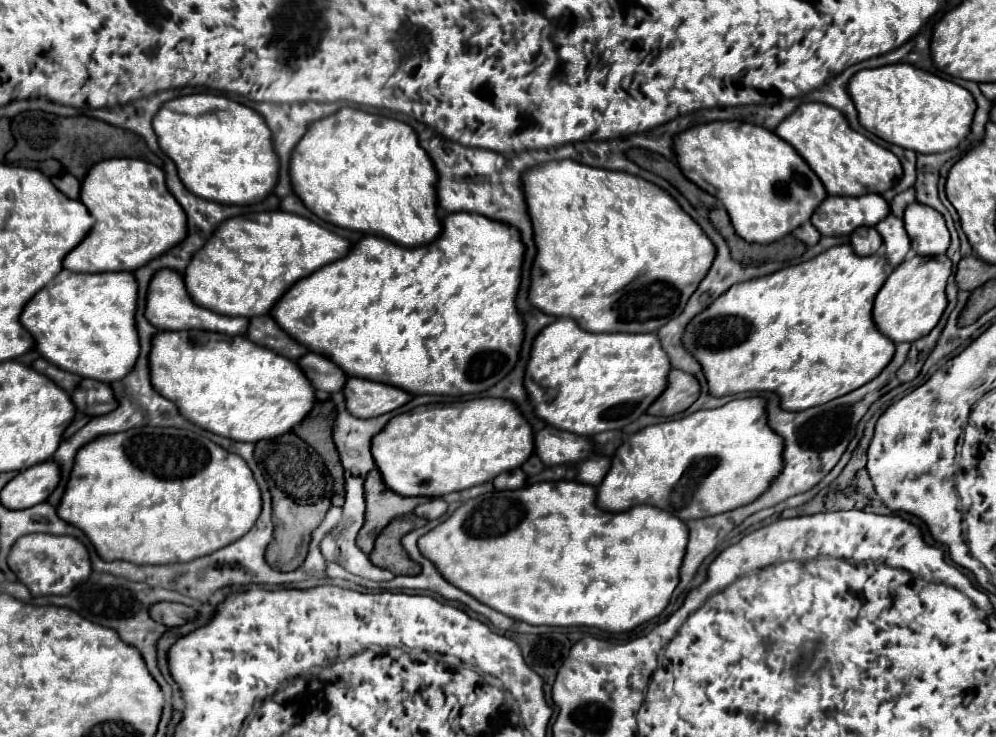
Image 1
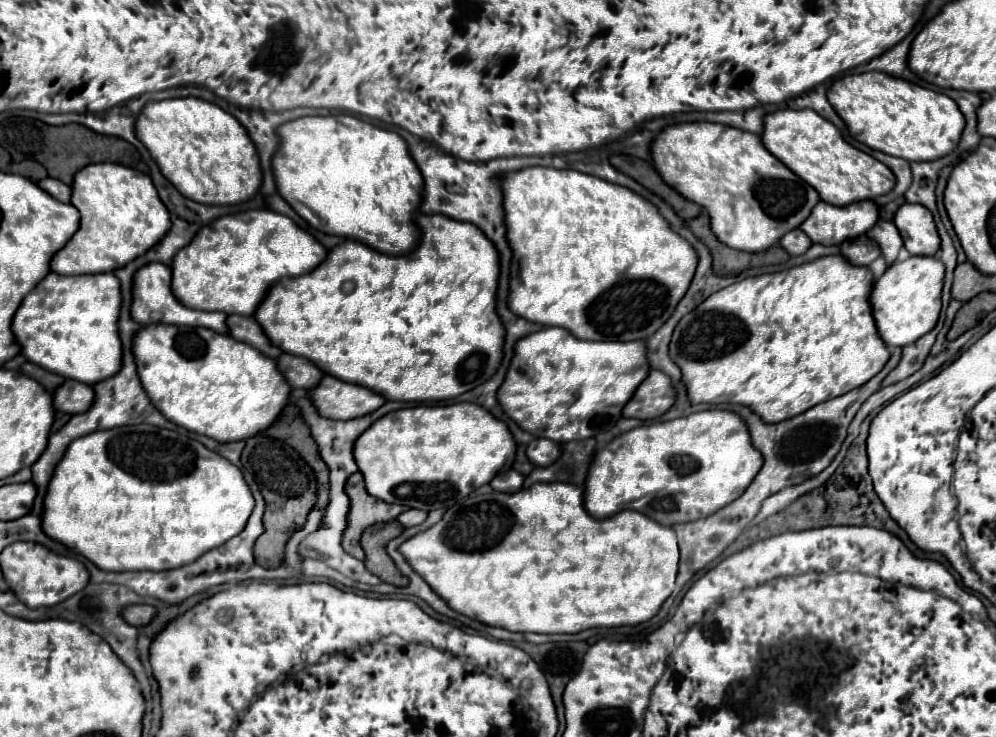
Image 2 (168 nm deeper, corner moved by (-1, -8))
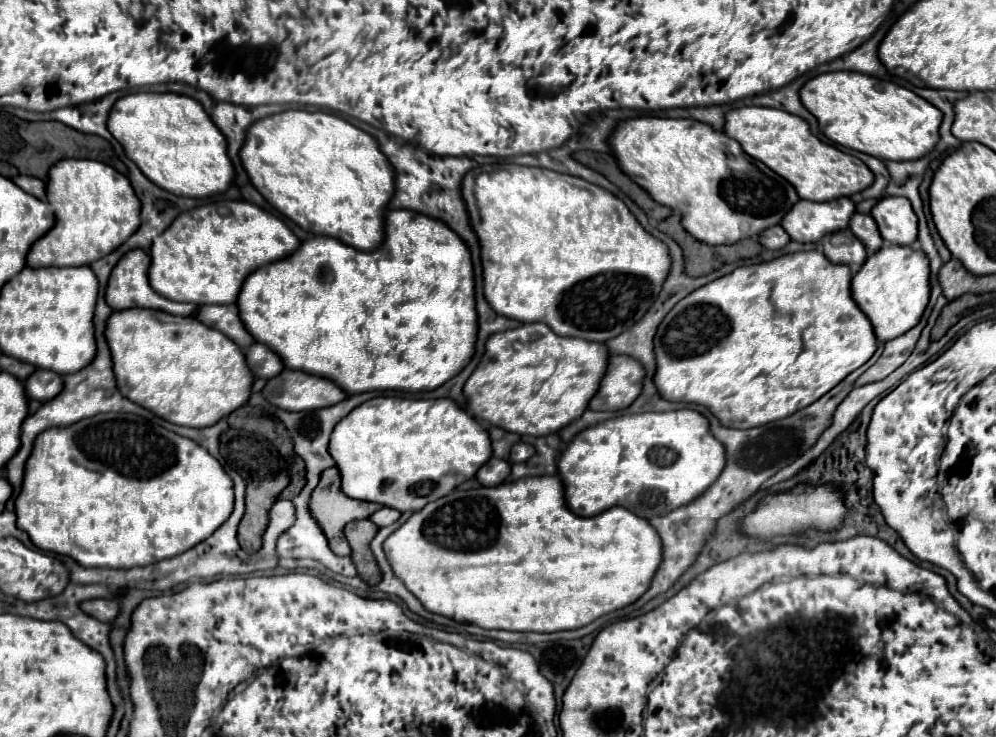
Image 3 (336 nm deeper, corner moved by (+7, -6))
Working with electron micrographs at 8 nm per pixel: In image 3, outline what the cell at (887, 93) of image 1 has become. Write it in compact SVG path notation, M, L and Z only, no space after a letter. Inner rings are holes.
M855 71L821 73L799 91L803 107L817 117L819 131L841 147L849 147L881 161L911 161L927 155L939 141L943 113L891 81Z

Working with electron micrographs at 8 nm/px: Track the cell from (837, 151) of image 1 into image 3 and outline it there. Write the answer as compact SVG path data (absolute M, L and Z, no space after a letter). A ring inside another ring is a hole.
M771 107L731 109L725 113L723 133L739 141L741 149L749 157L765 163L771 171L789 181L801 199L825 201L821 197L851 197L873 183L873 173L863 161L839 151L829 143L819 141L815 135L811 135L809 125L801 117L787 111Z

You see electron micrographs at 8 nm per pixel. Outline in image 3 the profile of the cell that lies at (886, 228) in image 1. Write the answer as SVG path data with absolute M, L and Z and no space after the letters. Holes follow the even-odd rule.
M853 213L851 221L849 221L849 229L853 231L853 235L857 235L857 239L861 239L861 243L865 243L865 249L869 255L873 255L875 251L879 251L879 247L883 247L883 239L881 239L871 215Z

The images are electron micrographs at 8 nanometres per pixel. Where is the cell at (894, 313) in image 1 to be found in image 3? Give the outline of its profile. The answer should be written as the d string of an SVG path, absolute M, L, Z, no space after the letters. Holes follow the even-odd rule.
M891 245L891 247L881 247L877 253L865 259L863 267L853 275L851 279L851 295L857 307L869 317L873 331L879 341L889 341L895 339L897 335L903 335L911 327L917 325L921 319L927 301L929 301L929 261L923 251L911 249L911 247L901 247L901 245Z

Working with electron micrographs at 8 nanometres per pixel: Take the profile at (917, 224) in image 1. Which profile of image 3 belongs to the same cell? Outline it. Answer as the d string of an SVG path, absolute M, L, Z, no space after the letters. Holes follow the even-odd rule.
M883 197L879 199L871 215L879 227L881 237L893 245L911 245L917 239L917 217L905 197Z

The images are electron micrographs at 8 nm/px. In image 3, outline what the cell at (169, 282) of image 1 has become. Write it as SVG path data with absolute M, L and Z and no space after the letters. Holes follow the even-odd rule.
M133 249L133 251L125 253L125 257L119 259L119 263L113 267L111 277L107 281L107 287L105 287L105 301L107 301L107 305L111 309L115 309L115 311L119 311L119 309L131 309L131 307L147 307L147 309L161 309L161 311L167 311L171 315L183 315L183 317L195 315L197 305L169 301L169 299L165 299L163 295L159 295L157 291L151 289L149 279L147 279L149 263L151 263L151 257L143 249Z

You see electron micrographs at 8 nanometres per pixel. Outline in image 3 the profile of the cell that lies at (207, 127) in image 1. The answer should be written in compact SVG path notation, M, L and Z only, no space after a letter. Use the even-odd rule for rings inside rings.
M131 93L121 99L111 107L109 119L107 119L107 129L109 133L123 145L125 155L141 169L141 173L147 179L153 179L157 187L165 191L173 191L173 195L181 197L193 197L193 199L205 199L213 197L217 193L223 193L235 177L233 165L229 157L225 155L225 137L209 115L203 111L201 103L187 95L177 95L177 93Z

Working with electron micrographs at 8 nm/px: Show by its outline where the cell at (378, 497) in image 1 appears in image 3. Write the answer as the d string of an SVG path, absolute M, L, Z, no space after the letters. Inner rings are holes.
M331 467L331 469L325 469L321 473L321 479L319 479L319 485L313 489L313 495L309 499L309 511L313 515L313 519L317 521L317 525L321 527L323 535L327 537L329 541L329 547L335 555L349 555L351 549L349 549L349 543L343 535L343 527L353 521L353 519L369 519L381 505L377 503L367 503L367 501L357 501L357 499L351 499L347 497L343 491L341 491L341 479L339 479L339 471L337 467Z

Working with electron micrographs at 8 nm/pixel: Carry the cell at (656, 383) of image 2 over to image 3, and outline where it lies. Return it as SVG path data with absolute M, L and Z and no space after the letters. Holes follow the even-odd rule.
M609 355L605 379L601 379L597 395L589 401L589 409L621 411L629 407L641 393L643 375L645 369L637 359L629 359L627 355Z

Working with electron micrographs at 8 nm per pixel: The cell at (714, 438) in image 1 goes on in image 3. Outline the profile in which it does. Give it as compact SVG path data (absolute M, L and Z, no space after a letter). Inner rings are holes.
M677 409L663 413L631 413L619 415L577 433L561 451L557 461L559 479L565 483L565 503L579 517L593 517L601 511L621 505L643 519L663 515L687 505L701 495L723 471L725 449L709 433L709 421L693 409Z

